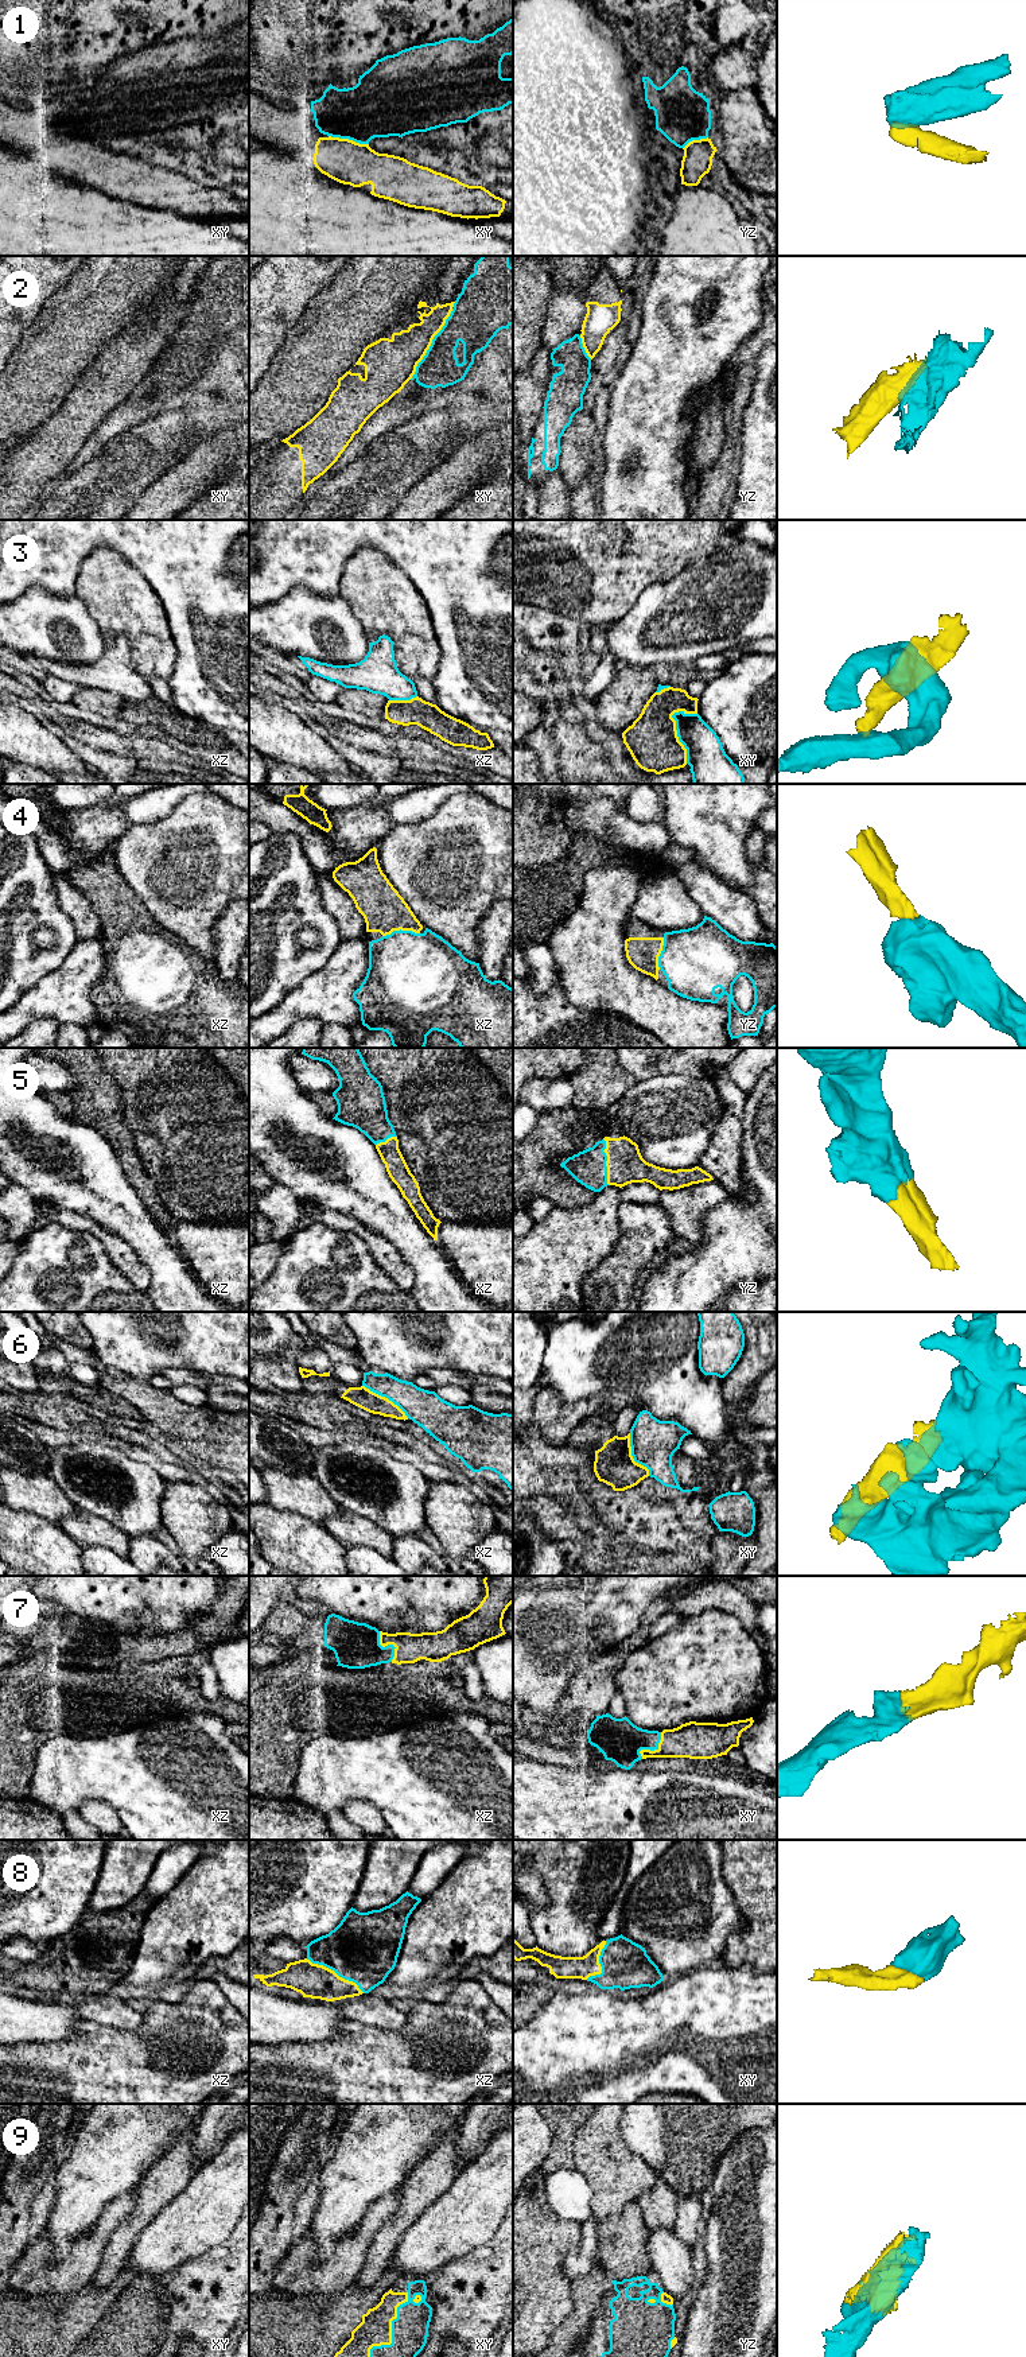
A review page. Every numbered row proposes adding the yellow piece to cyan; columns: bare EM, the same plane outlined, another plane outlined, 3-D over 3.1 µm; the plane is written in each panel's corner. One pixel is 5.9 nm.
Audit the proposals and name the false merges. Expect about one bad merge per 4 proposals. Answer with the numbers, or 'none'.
1, 2, 3, 6

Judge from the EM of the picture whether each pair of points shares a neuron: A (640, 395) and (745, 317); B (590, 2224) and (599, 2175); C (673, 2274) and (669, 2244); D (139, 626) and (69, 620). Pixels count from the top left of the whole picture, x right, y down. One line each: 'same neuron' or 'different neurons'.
A: same neuron
B: different neurons
C: same neuron
D: different neurons

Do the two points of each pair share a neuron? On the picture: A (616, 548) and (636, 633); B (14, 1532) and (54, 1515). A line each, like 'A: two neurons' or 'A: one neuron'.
A: two neurons
B: two neurons

